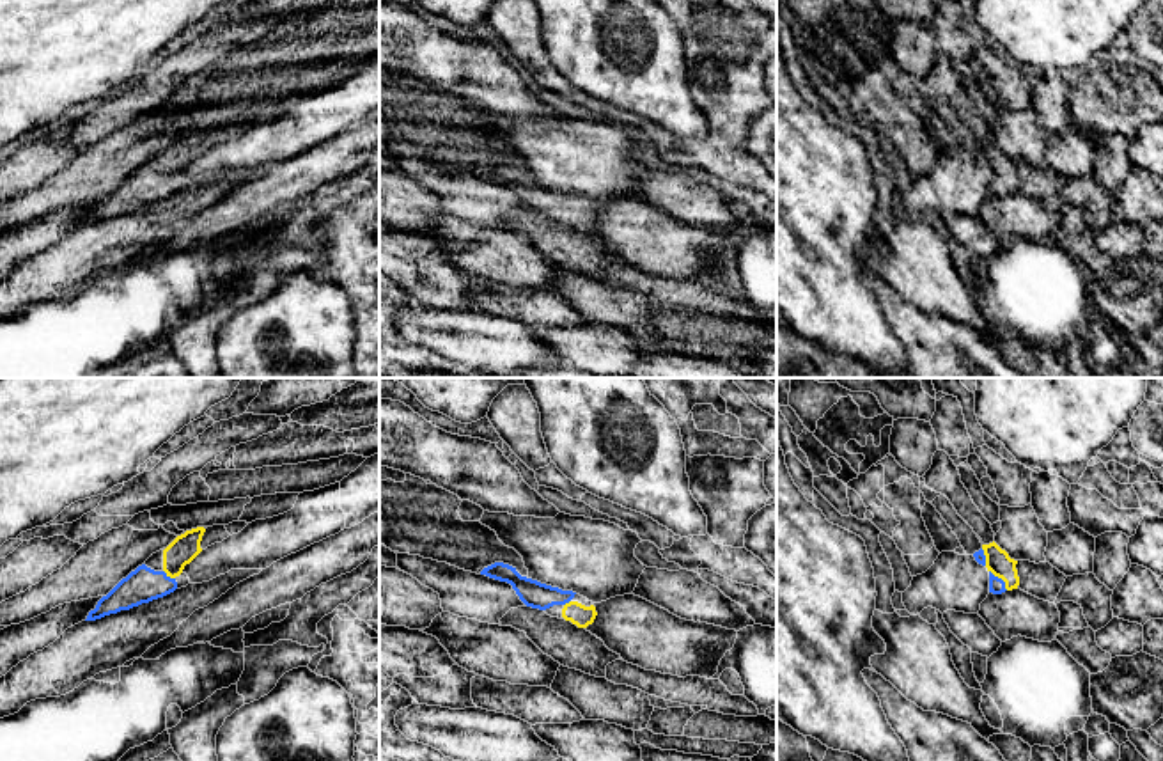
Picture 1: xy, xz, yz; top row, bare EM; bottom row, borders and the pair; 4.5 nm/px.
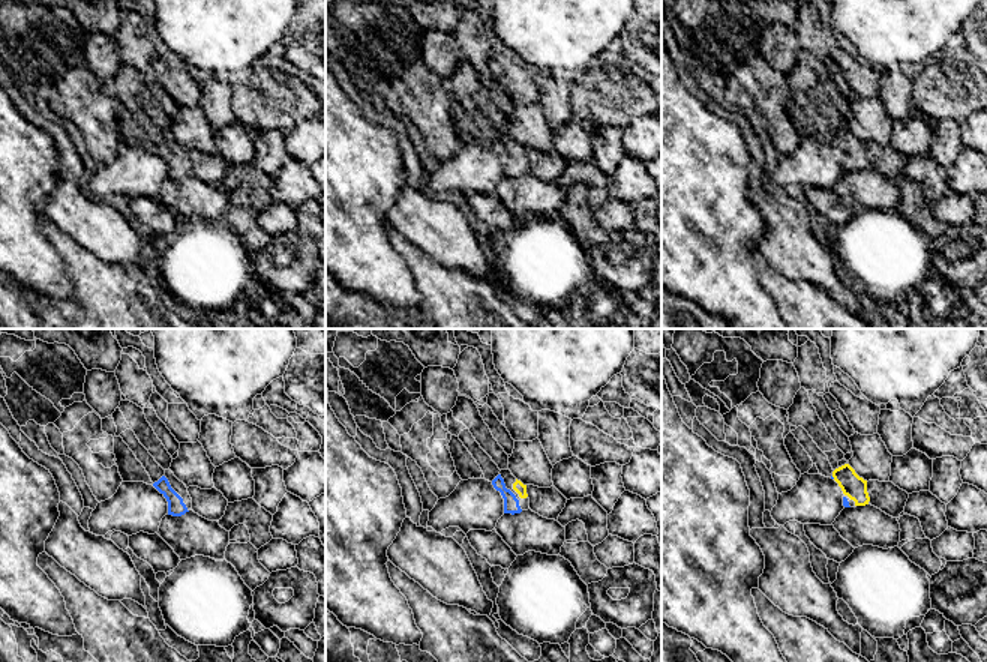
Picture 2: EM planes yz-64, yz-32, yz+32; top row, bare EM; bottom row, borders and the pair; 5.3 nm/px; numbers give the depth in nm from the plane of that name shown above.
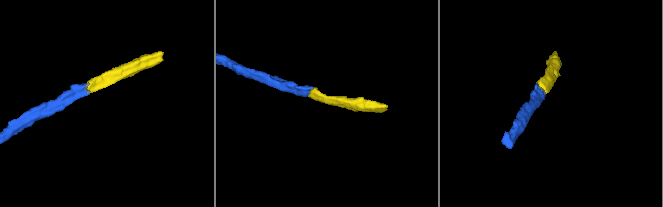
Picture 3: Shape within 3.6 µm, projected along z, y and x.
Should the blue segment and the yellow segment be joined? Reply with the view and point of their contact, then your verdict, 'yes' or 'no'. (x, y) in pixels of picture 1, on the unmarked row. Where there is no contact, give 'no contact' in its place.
contact yz (1000, 181); yes

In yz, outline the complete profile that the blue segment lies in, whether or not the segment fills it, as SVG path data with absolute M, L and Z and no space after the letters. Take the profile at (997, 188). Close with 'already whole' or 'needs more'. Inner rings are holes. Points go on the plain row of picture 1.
M995 144L982 147L982 151L973 156L973 160L989 174L989 195L1002 197L1005 193L1018 192L1018 163L1011 161L1009 156L1002 153Z; needs more

